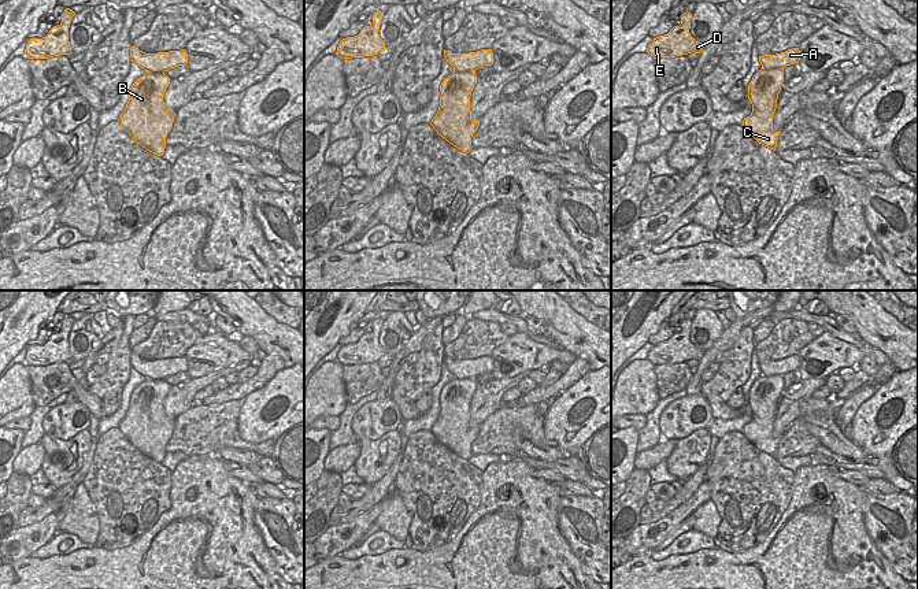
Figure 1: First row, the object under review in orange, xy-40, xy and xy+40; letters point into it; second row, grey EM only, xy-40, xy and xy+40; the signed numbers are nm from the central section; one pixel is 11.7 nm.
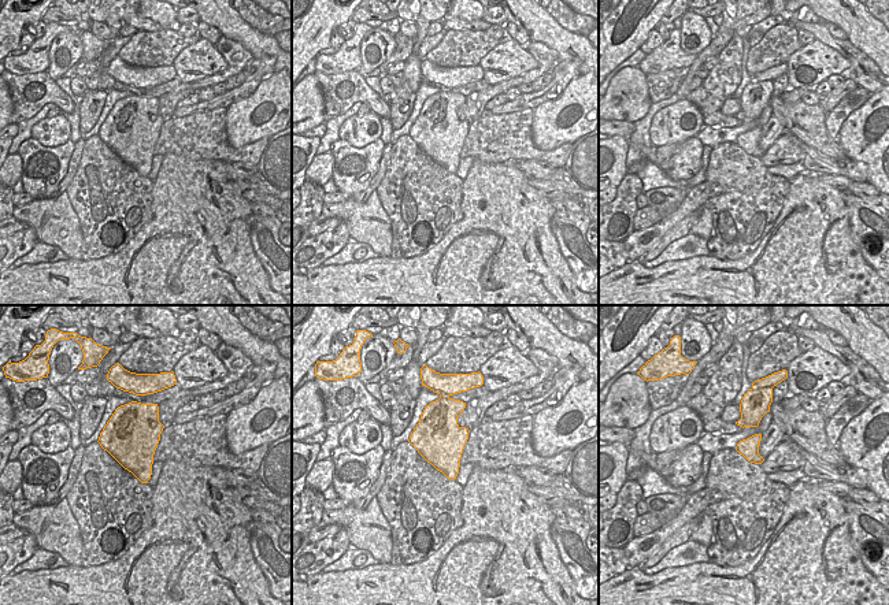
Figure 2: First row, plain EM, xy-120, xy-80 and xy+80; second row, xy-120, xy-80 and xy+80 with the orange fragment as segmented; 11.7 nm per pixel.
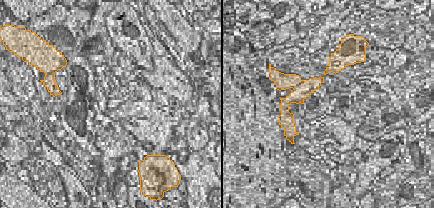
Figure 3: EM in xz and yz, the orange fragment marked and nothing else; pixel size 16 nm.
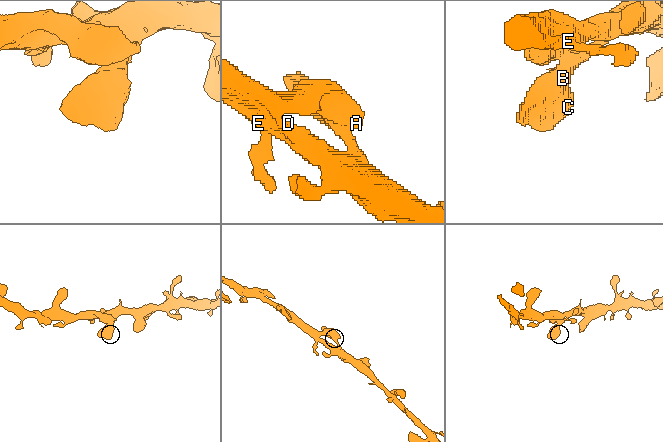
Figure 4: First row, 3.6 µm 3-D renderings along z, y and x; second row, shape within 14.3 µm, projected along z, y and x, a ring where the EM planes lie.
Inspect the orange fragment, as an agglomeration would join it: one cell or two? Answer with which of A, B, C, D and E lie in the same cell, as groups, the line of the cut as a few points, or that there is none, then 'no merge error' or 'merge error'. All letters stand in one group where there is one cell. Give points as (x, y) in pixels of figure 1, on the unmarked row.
A B C D E; no cut; no merge error

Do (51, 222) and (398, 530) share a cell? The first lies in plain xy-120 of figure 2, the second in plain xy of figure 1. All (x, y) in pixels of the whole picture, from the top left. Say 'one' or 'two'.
one

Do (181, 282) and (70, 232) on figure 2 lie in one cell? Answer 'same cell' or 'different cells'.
different cells

